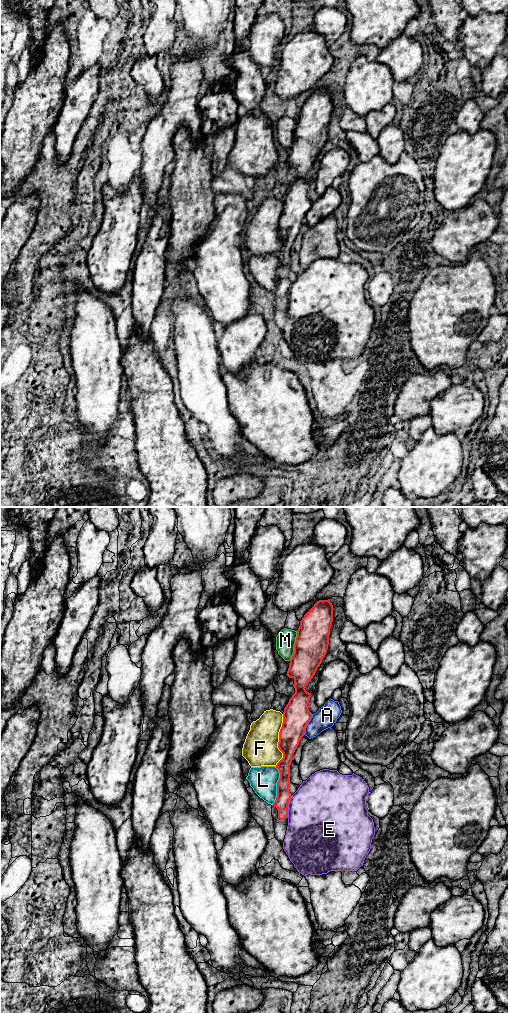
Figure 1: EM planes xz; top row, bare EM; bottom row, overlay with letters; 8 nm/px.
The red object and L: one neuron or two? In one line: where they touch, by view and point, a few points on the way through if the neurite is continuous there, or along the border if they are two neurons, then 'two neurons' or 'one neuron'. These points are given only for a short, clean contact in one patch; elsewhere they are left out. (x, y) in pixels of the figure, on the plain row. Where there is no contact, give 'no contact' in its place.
meets red in xz at (277, 274); two neurons

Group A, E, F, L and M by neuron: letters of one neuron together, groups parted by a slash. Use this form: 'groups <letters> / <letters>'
groups A / E / F L / M

